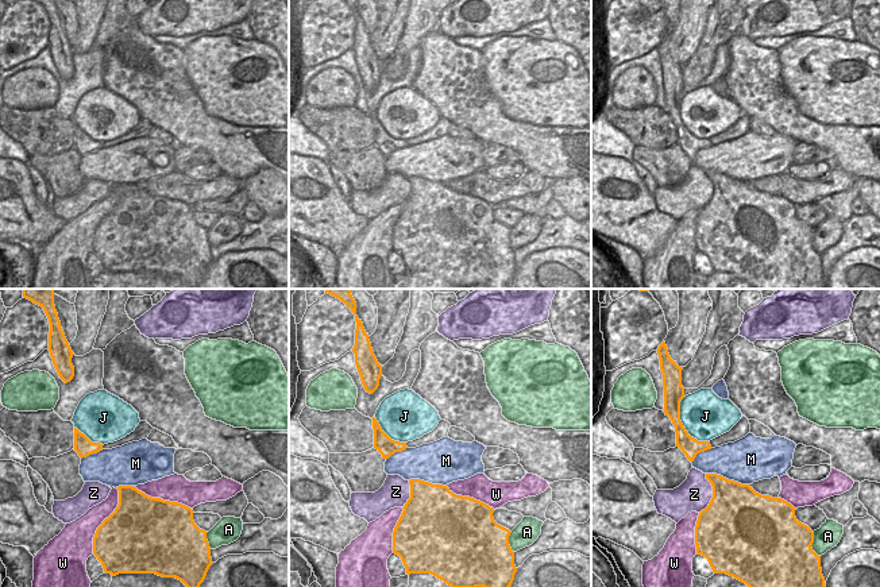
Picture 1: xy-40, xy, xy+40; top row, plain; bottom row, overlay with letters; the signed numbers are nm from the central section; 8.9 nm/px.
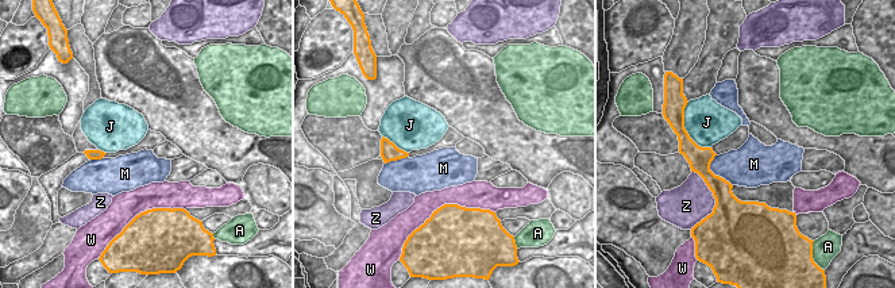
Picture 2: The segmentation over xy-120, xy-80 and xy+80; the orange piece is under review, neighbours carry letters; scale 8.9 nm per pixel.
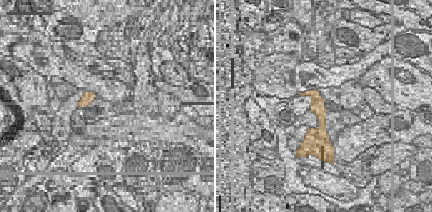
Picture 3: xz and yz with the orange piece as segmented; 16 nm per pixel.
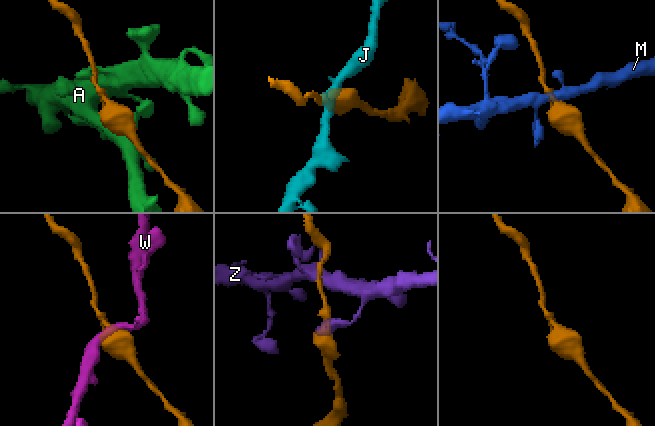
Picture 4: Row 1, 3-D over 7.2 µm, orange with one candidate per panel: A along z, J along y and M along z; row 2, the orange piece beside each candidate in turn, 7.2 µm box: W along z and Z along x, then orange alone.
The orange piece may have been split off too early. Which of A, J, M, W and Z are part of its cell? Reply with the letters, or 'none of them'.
none of them.

